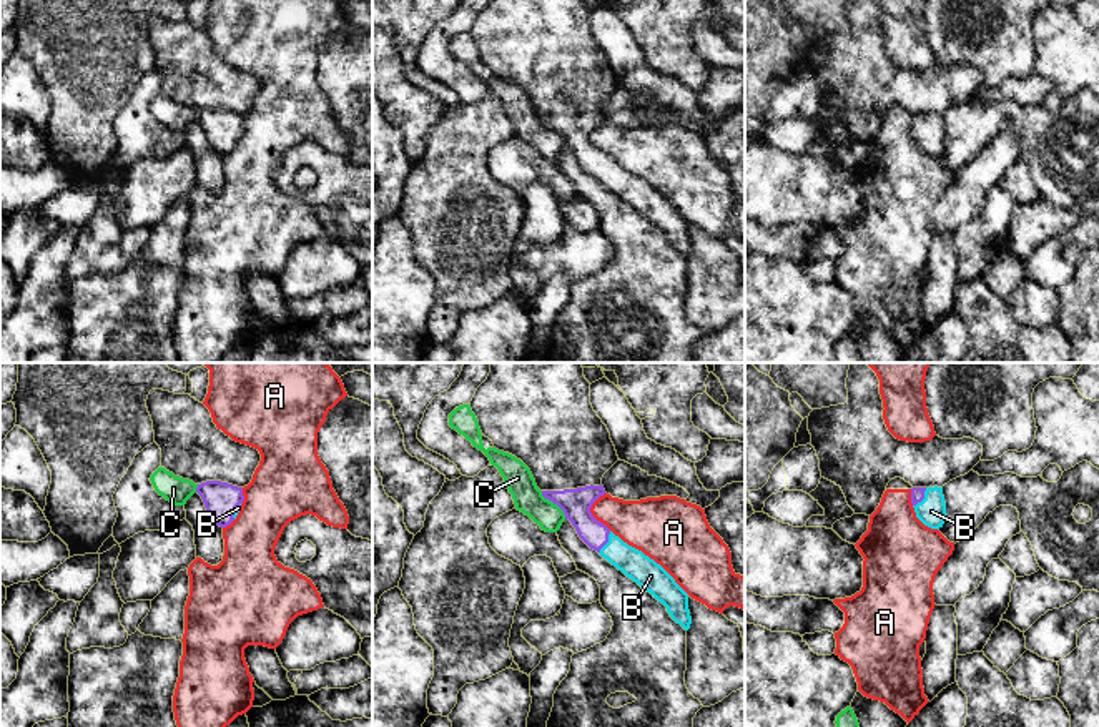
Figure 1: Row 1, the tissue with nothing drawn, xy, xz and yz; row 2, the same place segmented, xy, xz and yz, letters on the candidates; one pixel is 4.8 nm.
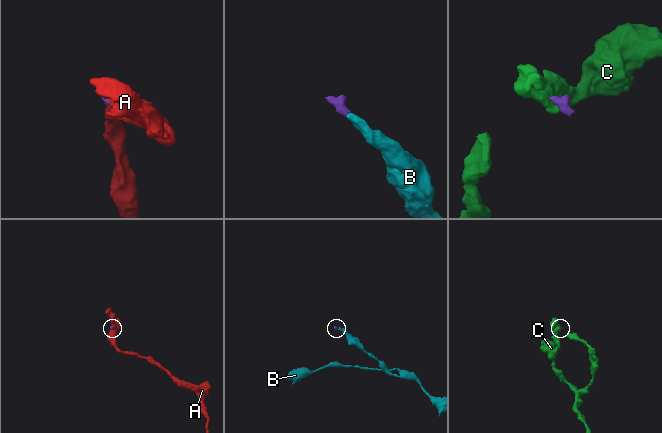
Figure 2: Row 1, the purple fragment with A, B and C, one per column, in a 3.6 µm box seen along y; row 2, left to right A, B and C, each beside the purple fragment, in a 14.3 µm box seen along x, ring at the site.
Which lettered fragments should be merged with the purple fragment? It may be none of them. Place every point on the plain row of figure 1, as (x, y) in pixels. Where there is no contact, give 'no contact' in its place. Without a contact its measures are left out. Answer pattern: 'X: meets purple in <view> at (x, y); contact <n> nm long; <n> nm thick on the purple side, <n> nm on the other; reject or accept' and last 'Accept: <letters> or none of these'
A: meets purple in xz at (591, 140); contact 190 nm long; 140 nm thick on the purple side, 220 nm on the other; reject
B: meets purple in xz at (607, 168); contact 130 nm long; 140 nm thick on the purple side, 140 nm on the other; accept
C: meets purple in xz at (554, 130); contact 180 nm long; 140 nm thick on the purple side, 140 nm on the other; reject
Accept: B

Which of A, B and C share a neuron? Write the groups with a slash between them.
A / B / C

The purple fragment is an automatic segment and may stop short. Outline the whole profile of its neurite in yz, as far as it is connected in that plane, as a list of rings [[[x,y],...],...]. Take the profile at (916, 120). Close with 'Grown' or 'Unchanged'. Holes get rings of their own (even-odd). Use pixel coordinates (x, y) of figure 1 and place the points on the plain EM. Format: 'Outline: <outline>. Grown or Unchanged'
Outline: [[[913,115],[911,131],[916,145],[931,156],[939,156],[944,151],[946,130],[943,115]]]. Grown

